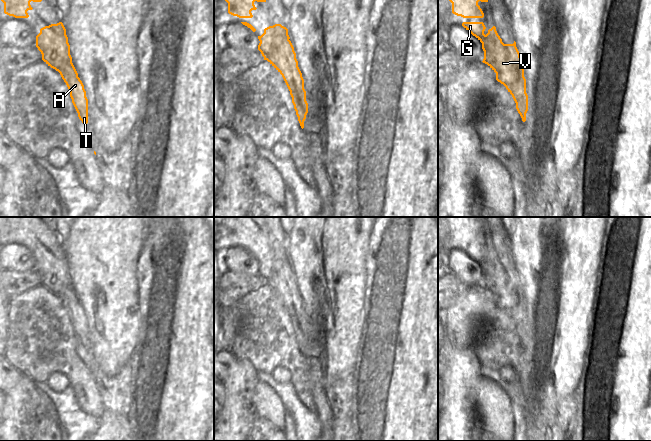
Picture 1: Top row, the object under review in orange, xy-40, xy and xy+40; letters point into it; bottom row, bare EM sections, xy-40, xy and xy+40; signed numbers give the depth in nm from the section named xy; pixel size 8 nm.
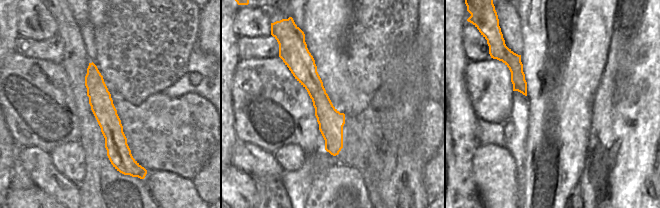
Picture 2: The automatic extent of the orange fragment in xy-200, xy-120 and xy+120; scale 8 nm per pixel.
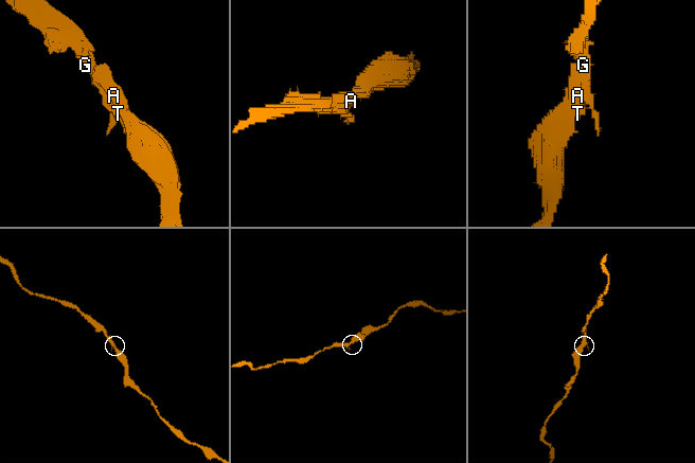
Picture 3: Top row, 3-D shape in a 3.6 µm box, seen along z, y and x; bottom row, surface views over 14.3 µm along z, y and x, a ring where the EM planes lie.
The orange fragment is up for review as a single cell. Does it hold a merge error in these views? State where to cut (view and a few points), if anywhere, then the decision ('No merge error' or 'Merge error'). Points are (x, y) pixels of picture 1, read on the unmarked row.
No split. No merge error

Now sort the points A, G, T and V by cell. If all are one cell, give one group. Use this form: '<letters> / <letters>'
A G T V

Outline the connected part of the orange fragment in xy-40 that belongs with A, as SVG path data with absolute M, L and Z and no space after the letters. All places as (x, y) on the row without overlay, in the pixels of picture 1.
M59 246L41 252L36 260L36 271L42 278L42 284L60 297L70 315L79 343L83 348L87 348L88 323L84 309L72 287L70 269L63 247Z

